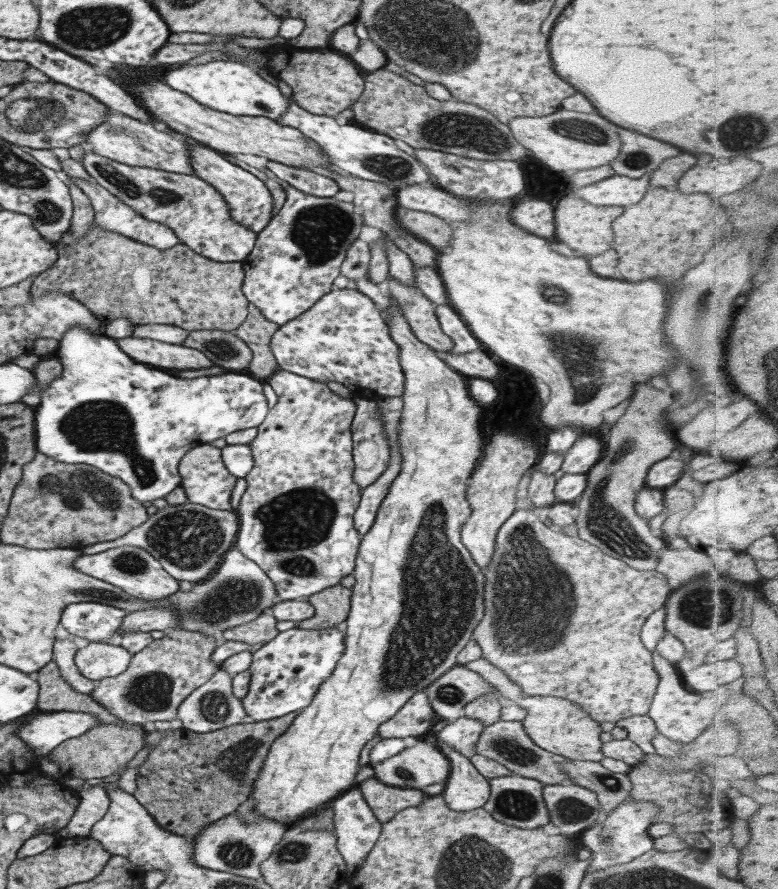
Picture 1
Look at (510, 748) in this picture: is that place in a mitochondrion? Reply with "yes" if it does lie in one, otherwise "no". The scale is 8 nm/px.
yes

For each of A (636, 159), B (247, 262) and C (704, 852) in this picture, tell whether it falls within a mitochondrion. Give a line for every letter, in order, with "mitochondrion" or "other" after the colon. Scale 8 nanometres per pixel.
A: mitochondrion
B: other
C: other

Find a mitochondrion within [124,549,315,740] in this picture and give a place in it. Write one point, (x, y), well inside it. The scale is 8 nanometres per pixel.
(236, 597)

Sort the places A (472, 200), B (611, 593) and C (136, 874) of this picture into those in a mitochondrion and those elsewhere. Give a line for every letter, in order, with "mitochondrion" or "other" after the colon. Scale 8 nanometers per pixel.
A: other
B: other
C: other

